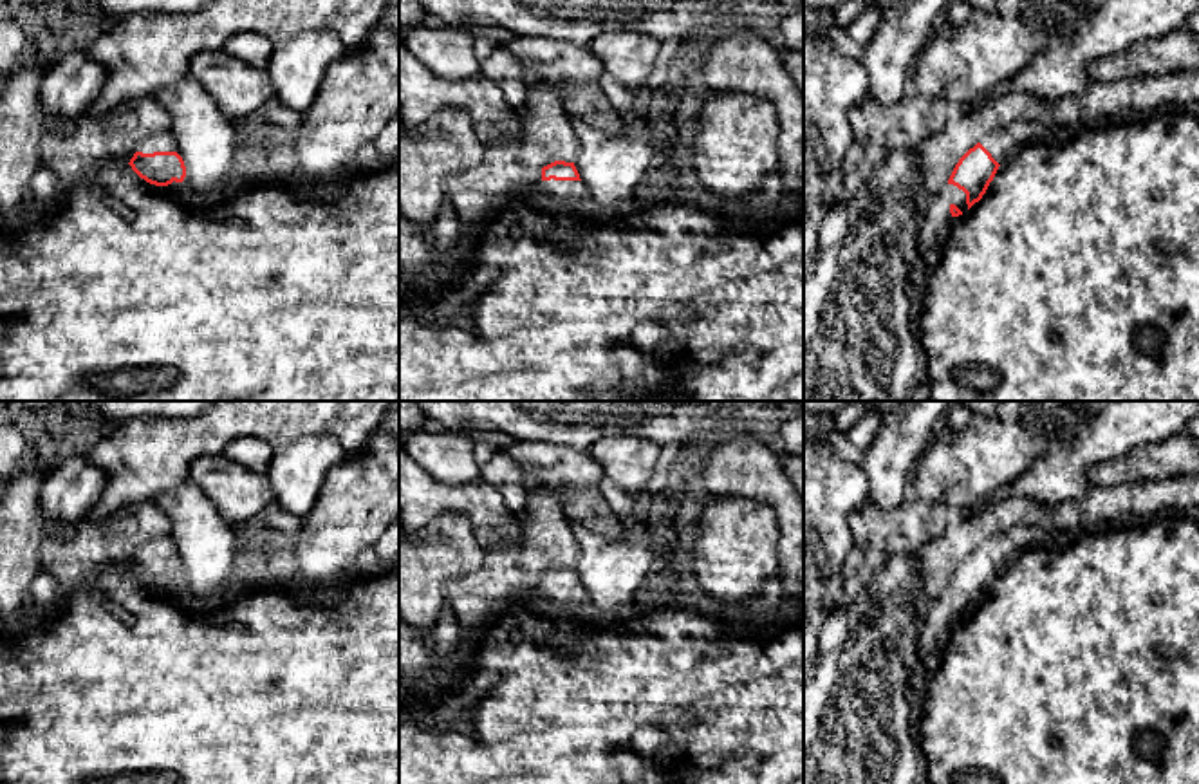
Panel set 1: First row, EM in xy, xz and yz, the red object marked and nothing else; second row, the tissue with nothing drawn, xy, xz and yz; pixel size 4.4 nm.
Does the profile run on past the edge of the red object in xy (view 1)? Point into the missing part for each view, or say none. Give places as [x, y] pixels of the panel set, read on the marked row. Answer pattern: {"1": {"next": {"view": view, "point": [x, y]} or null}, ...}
{"1": {"next": {"view": "xy", "point": [163, 141]}}}

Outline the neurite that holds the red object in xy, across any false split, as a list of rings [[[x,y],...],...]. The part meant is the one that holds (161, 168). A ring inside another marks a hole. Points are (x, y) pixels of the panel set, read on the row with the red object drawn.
[[[172,130],[155,134],[139,143],[128,164],[141,179],[155,186],[168,186],[173,181],[182,182],[186,177],[186,166],[177,154]]]

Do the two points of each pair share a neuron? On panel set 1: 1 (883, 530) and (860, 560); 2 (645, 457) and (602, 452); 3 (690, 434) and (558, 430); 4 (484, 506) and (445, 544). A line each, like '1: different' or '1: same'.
1: same
2: same
3: same
4: different

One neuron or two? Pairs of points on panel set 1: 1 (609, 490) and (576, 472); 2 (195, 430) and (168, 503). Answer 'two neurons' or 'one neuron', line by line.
1: two neurons
2: two neurons

